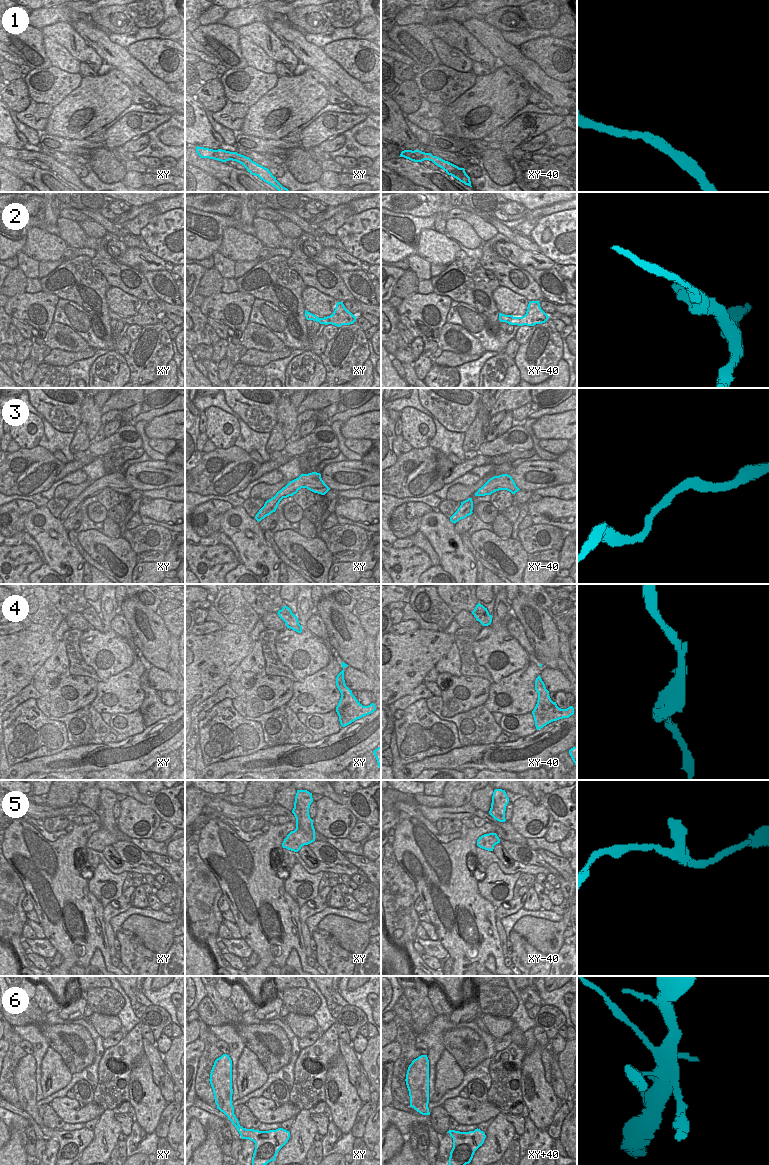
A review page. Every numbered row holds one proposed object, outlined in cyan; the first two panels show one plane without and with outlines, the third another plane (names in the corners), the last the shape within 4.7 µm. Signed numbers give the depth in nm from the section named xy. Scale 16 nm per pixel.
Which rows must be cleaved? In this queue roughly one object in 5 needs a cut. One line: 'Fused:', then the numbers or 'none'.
Fused: none

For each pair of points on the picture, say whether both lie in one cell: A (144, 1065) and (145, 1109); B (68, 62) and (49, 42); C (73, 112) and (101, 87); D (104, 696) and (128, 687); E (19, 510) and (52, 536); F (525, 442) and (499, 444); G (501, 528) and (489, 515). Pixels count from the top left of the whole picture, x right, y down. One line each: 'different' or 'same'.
A: same
B: same
C: same
D: same
E: different
F: same
G: same

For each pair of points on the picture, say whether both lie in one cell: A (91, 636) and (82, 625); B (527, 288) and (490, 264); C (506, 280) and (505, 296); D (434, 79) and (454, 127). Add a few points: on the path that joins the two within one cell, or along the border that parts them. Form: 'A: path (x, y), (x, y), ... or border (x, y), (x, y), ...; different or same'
A: border (90, 627), (83, 632); different
B: path (517, 284), (513, 284), (500, 269); same
C: border (500, 285), (511, 289), (526, 299); different
D: border (464, 91), (446, 107); different

